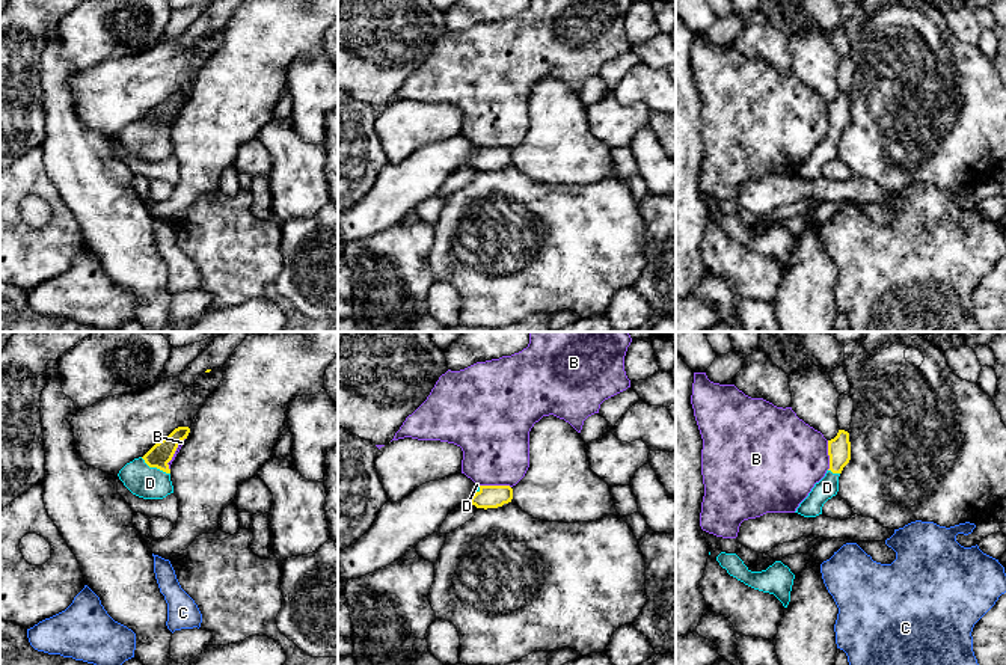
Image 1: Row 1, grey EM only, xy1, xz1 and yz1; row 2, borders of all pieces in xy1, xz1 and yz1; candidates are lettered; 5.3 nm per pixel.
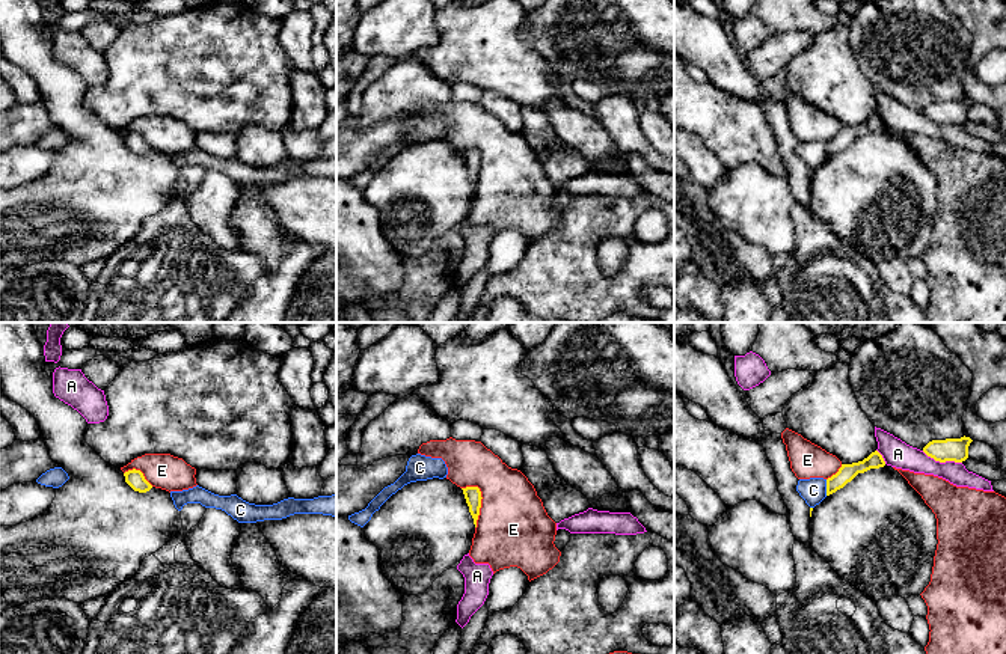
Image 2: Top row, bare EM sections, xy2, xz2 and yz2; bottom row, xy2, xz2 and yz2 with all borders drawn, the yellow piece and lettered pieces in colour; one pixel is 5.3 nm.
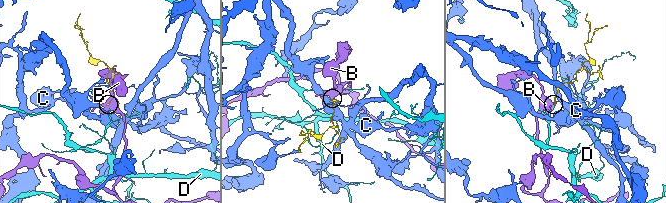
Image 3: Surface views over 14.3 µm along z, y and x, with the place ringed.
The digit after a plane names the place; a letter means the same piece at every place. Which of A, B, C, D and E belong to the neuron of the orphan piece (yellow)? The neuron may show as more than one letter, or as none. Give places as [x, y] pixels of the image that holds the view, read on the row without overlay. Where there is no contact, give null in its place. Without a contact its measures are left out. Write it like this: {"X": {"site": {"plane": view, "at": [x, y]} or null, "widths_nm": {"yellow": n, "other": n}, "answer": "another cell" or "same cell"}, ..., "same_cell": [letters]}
{"A": {"site": {"plane": "yz2", "at": [941, 124]}, "widths_nm": {"yellow": 130, "other": 150}, "answer": "another cell"}, "B": {"site": {"plane": "xz1", "at": [495, 148]}, "widths_nm": {"yellow": 130, "other": 360}, "answer": "another cell"}, "C": {"site": {"plane": "yz2", "at": [827, 149]}, "widths_nm": {"yellow": 90, "other": 140}, "answer": "another cell"}, "D": {"site": {"plane": "xy1", "at": [156, 128]}, "widths_nm": {"yellow": 120, "other": 180}, "answer": "same cell"}, "E": {"site": {"plane": "xz2", "at": [480, 165]}, "widths_nm": {"yellow": 90, "other": 400}, "answer": "another cell"}, "same_cell": ["D"]}

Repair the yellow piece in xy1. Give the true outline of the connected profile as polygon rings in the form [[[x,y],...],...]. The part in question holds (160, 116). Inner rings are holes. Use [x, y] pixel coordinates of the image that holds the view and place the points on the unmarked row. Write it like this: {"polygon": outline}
{"polygon": [[[189,89],[175,90],[167,100],[155,106],[143,119],[127,125],[118,136],[124,148],[143,161],[163,161],[173,155],[169,124],[178,106],[187,101]]]}

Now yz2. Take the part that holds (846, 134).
{"polygon": [[[875,113],[867,121],[852,127],[842,127],[839,134],[827,142],[827,158],[836,155],[843,151],[848,145],[851,145],[858,136],[864,136],[870,131],[884,130],[885,124],[882,118]]]}

